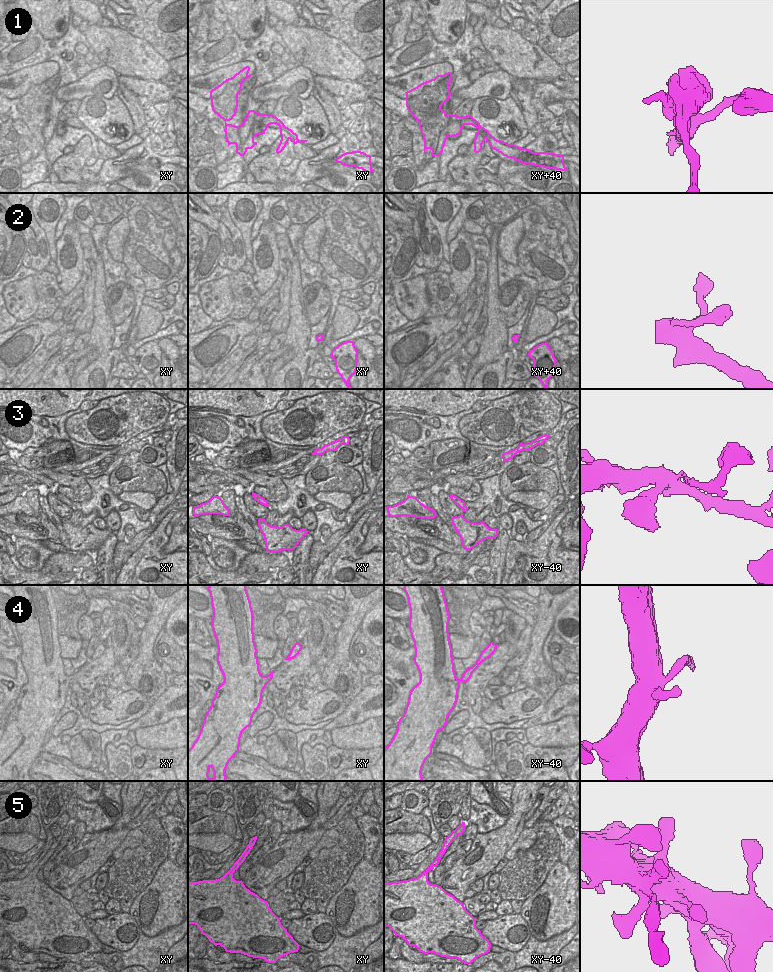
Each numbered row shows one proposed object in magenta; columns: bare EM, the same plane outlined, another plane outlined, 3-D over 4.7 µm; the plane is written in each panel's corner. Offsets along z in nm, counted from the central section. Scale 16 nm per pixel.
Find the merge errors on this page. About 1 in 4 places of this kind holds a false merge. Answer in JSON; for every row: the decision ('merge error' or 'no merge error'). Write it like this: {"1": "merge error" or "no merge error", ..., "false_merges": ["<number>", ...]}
{"1": "merge error", "2": "no merge error", "3": "no merge error", "4": "no merge error", "5": "no merge error", "false_merges": ["1"]}

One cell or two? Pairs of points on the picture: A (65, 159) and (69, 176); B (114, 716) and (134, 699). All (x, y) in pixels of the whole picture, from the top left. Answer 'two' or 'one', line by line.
A: two
B: one

